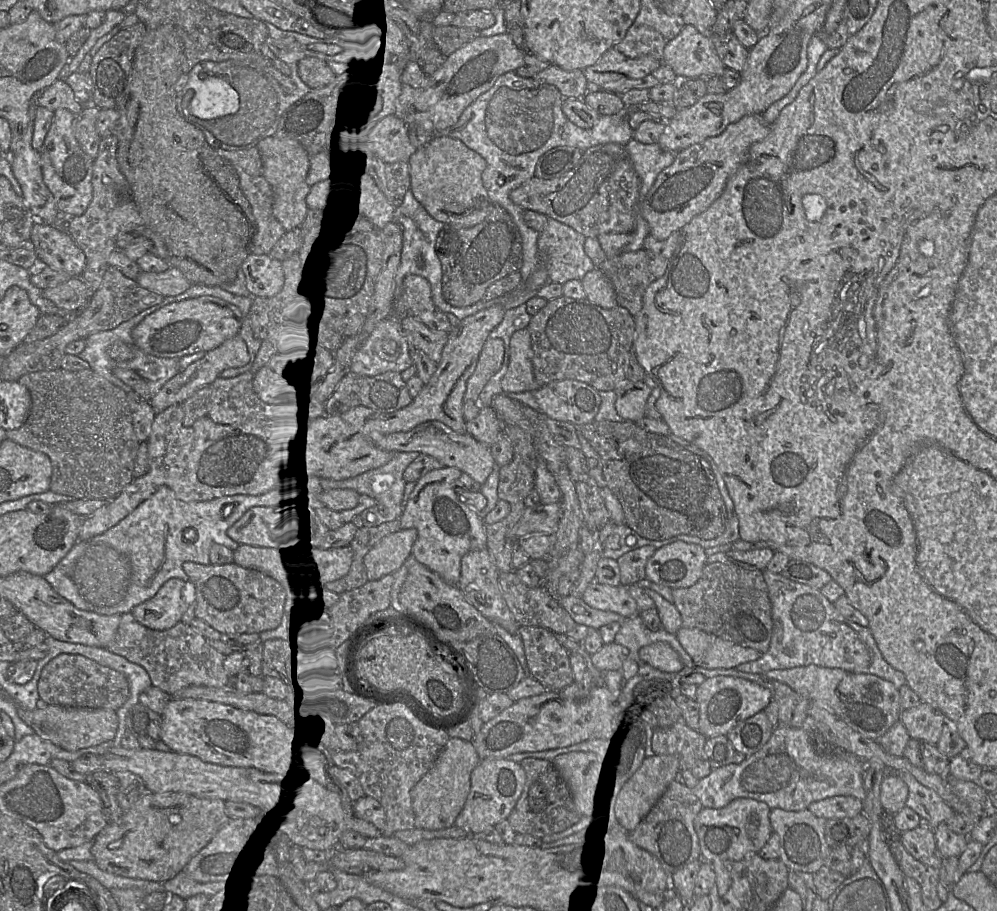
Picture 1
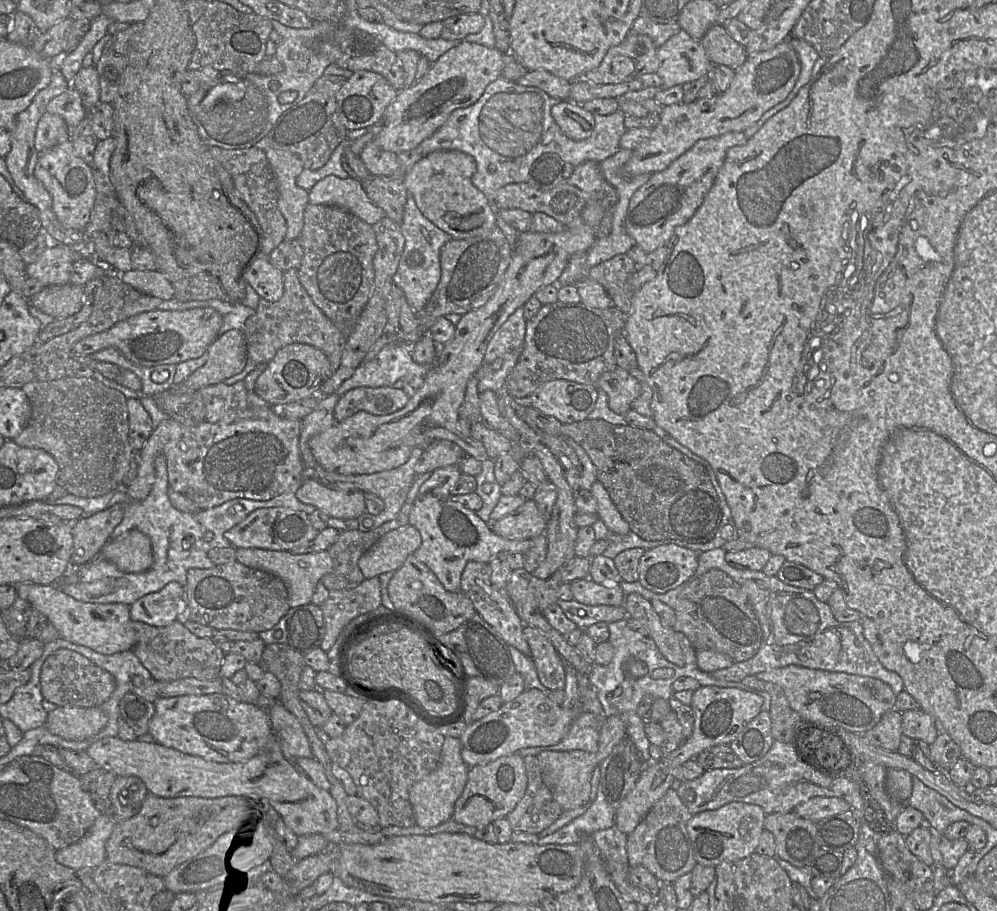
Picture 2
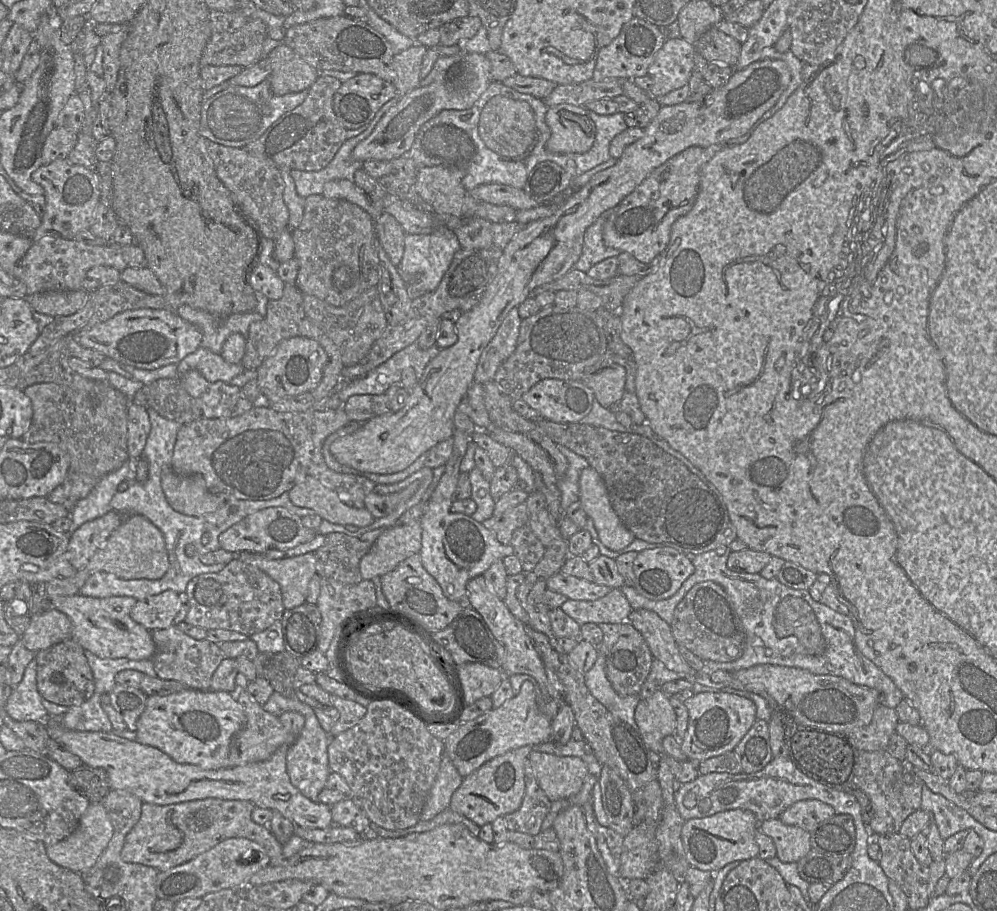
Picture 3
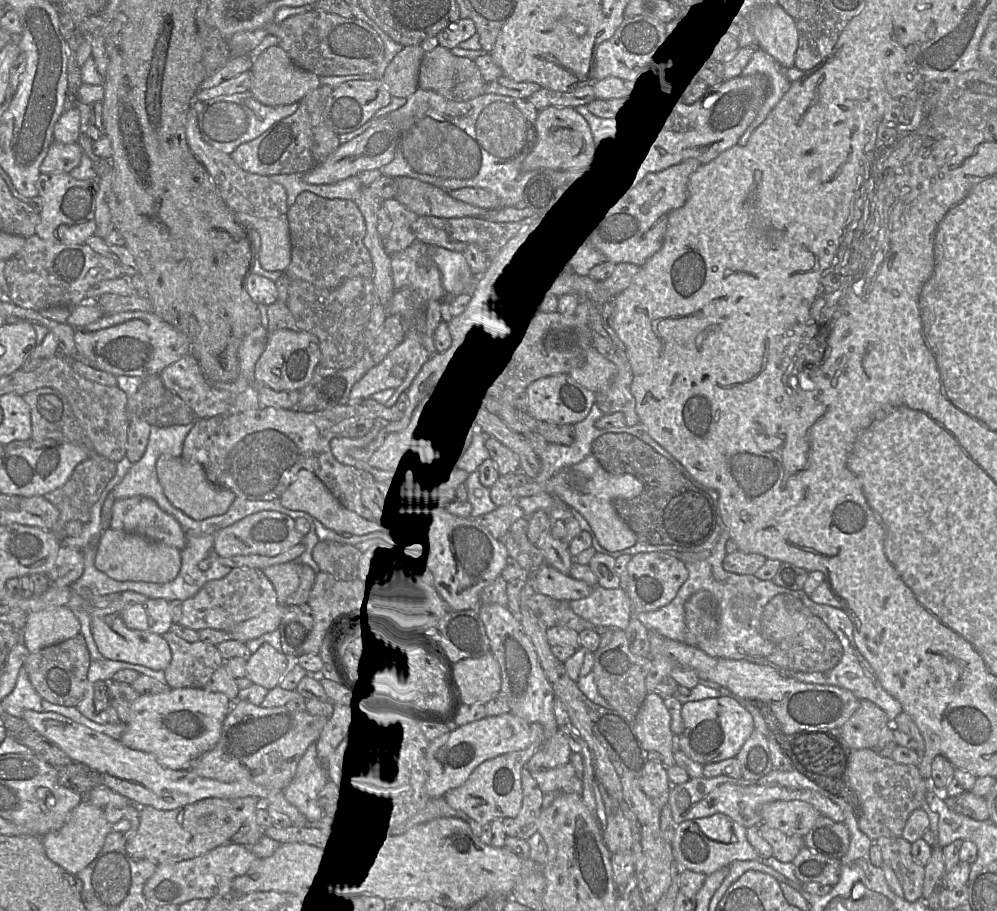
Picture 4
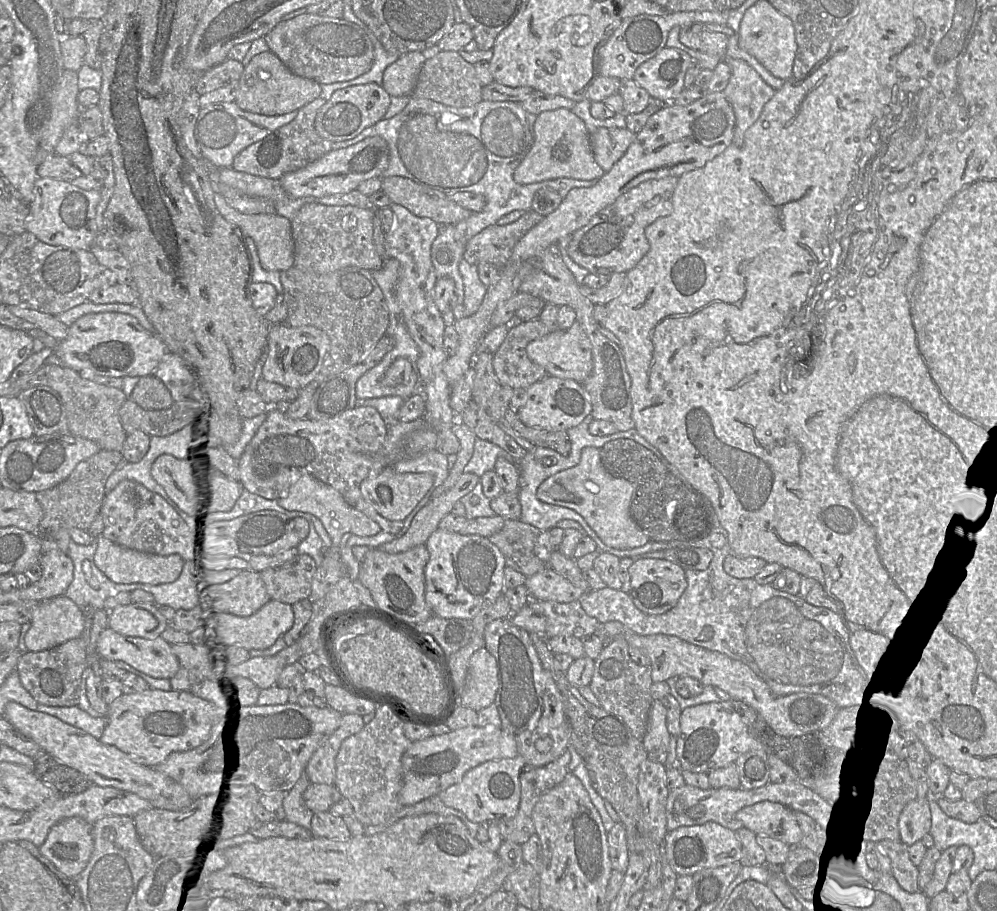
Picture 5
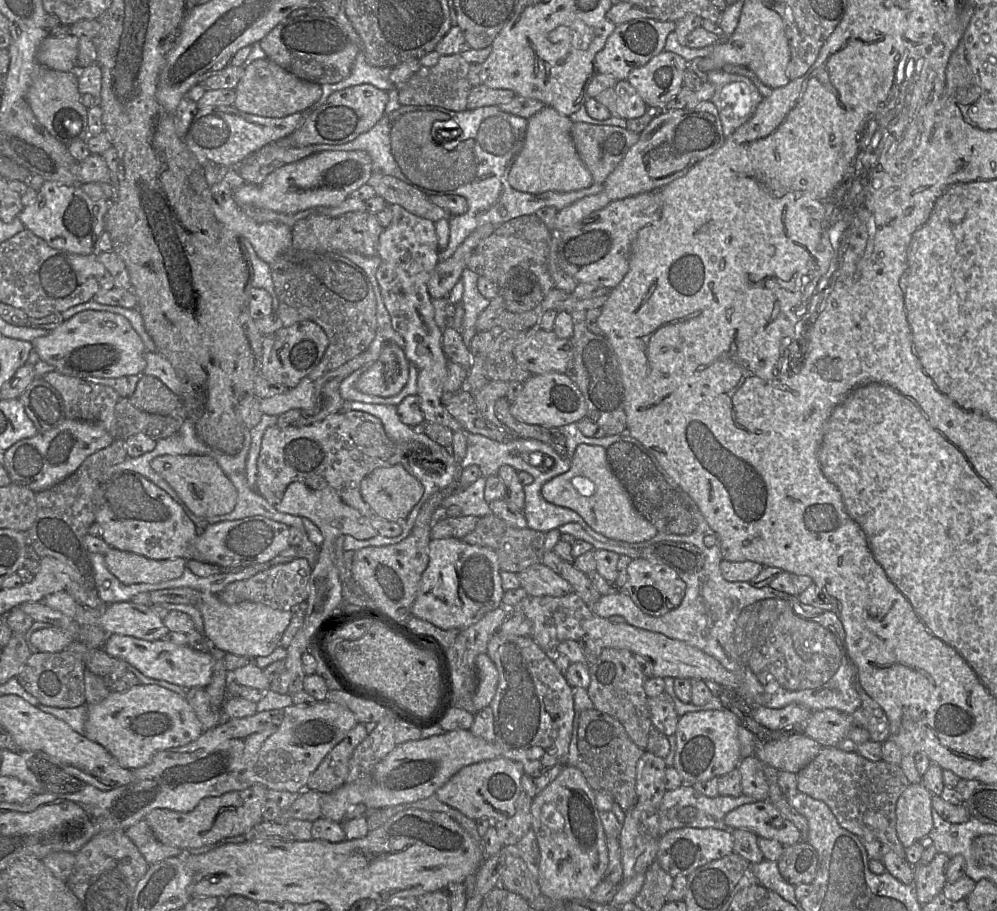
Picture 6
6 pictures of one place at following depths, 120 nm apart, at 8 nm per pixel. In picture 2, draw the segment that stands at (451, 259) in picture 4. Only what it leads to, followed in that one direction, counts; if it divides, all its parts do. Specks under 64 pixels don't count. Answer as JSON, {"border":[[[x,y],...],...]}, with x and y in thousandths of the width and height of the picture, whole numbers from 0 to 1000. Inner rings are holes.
{"border":[[[411,212],[408,214],[401,247],[406,270],[398,299],[394,303],[394,310],[405,321],[411,338],[416,344],[421,344],[437,318],[442,305],[442,272],[454,261],[423,235]]]}

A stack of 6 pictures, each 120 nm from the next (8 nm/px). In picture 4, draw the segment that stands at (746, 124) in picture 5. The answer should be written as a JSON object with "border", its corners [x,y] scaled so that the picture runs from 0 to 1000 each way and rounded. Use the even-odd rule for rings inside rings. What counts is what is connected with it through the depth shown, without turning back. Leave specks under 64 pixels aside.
{"border":[[[758,54],[753,65],[744,77],[744,83],[766,82],[772,91],[772,100],[762,117],[758,128],[741,151],[739,159],[745,160],[755,144],[768,131],[784,105],[790,100],[793,90],[788,85],[788,75],[764,54]]]}

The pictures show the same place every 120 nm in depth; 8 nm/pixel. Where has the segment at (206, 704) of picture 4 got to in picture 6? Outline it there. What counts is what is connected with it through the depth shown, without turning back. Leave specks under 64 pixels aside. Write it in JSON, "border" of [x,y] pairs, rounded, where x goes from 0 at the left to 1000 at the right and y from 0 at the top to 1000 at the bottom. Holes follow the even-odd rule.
{"border":[[[138,751],[125,760],[111,759],[96,773],[87,774],[84,808],[105,821],[123,843],[146,841],[162,823],[185,819],[205,804],[185,764],[156,752]]]}

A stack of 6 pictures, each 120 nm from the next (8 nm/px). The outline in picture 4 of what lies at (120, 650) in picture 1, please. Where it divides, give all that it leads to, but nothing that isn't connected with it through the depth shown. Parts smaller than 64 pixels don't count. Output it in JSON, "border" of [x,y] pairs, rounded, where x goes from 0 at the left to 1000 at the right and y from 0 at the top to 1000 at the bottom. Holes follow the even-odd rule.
{"border":[[[172,693],[164,695],[172,714],[172,727],[164,735],[171,756],[204,755],[213,740],[225,729],[218,709],[201,703],[191,706]]]}

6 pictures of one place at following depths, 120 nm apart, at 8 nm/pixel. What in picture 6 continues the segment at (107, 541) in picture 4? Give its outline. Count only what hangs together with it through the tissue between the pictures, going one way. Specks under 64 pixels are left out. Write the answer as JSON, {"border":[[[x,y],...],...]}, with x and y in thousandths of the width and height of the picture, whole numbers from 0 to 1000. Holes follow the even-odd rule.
{"border":[[[111,602],[104,609],[107,625],[123,641],[155,641],[184,631],[188,615],[175,613],[154,615],[142,609]]]}

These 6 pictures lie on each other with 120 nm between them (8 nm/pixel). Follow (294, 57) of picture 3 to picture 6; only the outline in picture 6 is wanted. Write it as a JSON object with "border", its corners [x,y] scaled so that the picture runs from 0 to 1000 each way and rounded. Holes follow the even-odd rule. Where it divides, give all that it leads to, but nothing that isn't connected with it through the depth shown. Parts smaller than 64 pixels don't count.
{"border":[[[262,64],[254,67],[246,75],[236,97],[236,103],[234,115],[239,121],[263,128],[283,130],[297,123],[310,123],[312,115],[322,106],[323,97],[318,91],[297,85],[269,64]]]}

